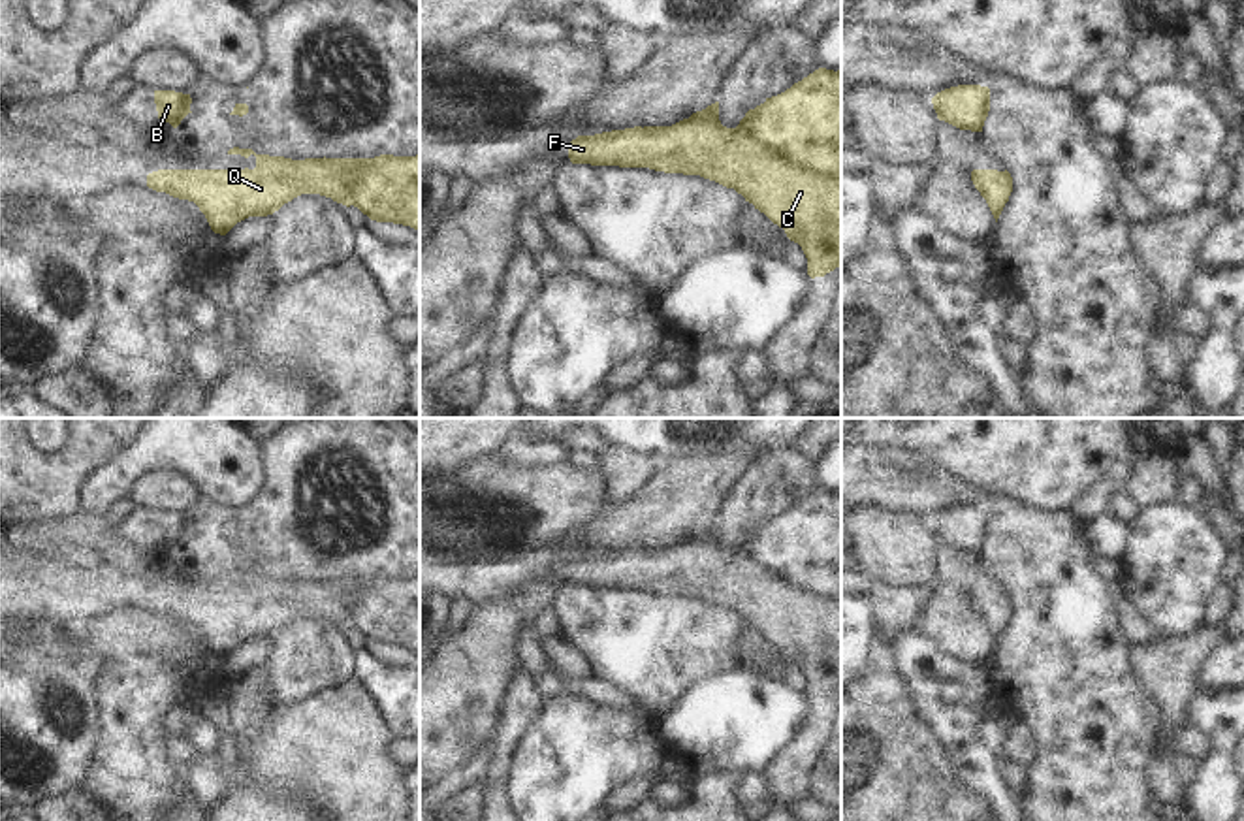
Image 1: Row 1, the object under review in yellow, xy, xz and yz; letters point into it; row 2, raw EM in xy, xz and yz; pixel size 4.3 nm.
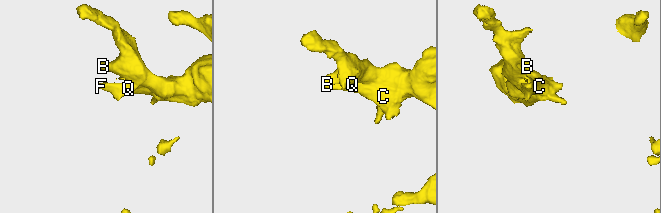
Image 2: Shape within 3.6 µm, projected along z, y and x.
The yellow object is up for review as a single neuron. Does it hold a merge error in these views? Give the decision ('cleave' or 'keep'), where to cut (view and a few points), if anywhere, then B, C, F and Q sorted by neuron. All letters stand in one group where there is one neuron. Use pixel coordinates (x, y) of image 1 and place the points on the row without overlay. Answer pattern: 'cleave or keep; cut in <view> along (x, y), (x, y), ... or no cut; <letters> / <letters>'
keep; no cut; B C F Q

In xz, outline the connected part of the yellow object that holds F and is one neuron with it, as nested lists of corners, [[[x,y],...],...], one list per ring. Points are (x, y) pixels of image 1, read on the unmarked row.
[[[819,490],[749,531],[736,550],[719,542],[719,523],[672,548],[634,548],[568,565],[572,586],[649,589],[700,597],[734,610],[785,652],[807,680],[811,700],[841,689],[841,491]]]

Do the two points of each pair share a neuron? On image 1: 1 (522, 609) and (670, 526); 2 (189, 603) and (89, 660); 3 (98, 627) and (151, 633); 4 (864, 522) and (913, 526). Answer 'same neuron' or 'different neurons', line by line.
1: same neuron
2: different neurons
3: same neuron
4: same neuron

